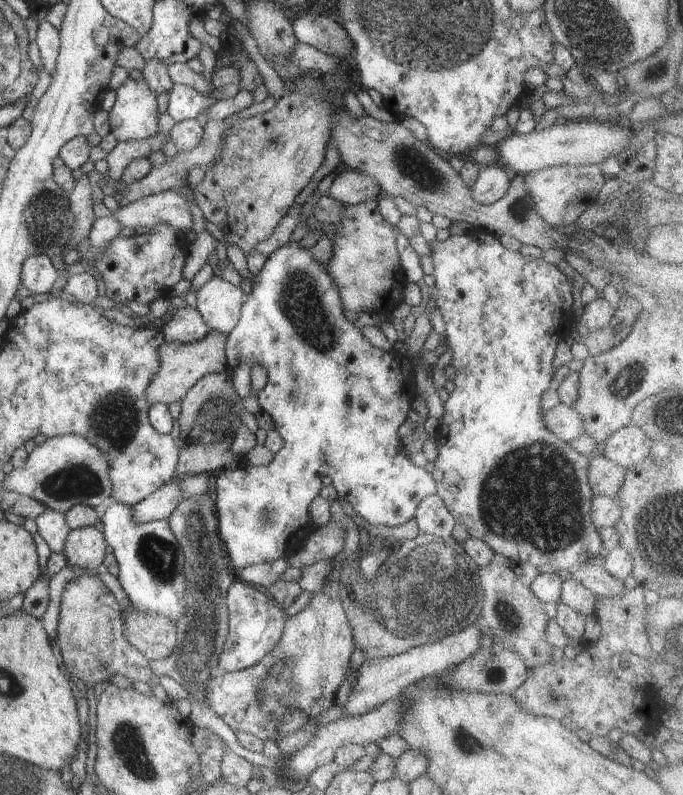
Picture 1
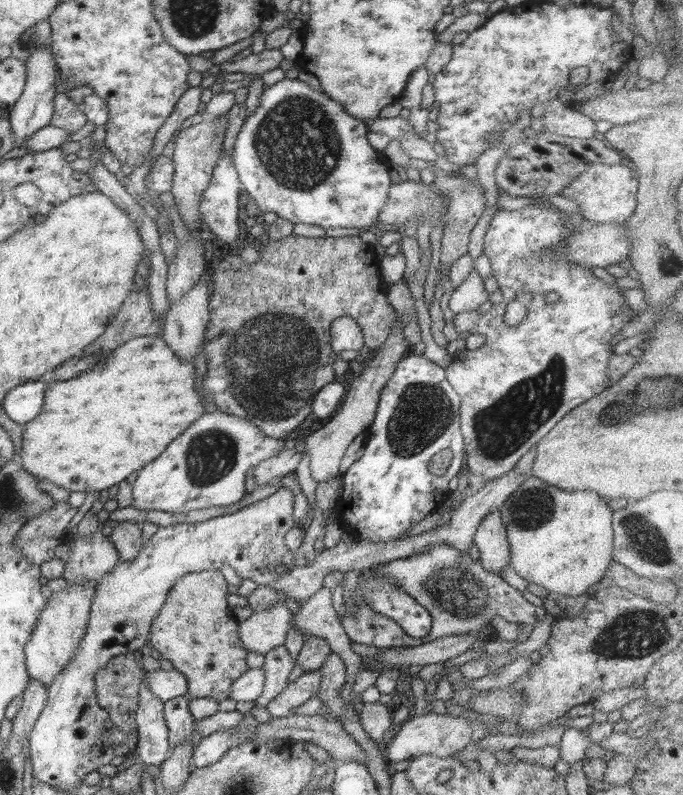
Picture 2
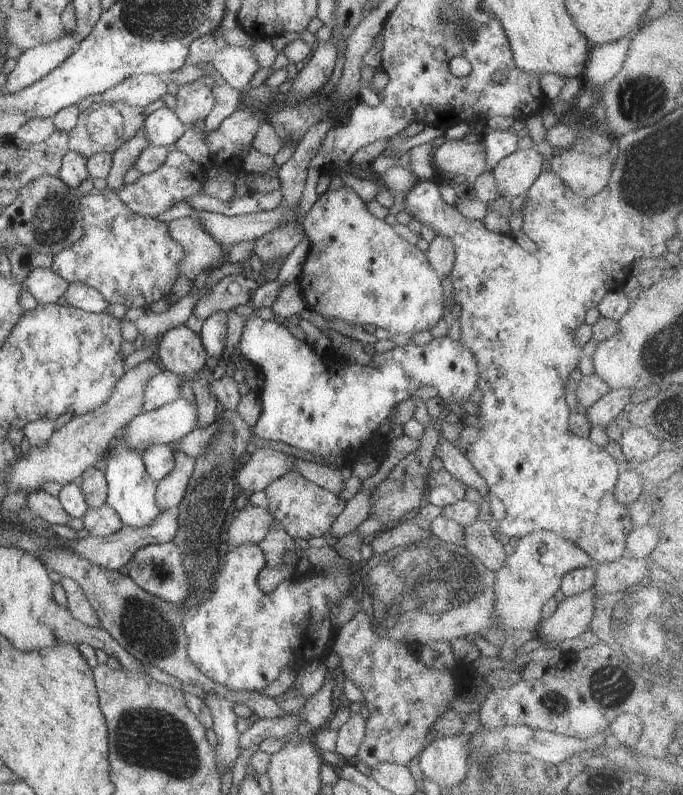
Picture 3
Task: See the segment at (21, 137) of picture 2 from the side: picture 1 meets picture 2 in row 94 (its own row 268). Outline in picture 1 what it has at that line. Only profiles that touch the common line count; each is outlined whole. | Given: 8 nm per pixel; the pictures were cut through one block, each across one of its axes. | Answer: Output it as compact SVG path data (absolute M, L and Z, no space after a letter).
M46 254L30 256L22 266L21 284L33 294L46 294L58 284L58 270Z

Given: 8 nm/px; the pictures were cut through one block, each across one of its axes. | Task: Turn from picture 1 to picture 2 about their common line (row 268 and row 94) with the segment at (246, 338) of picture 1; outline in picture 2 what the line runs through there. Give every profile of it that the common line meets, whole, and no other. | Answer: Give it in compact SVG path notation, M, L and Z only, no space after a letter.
M286 77L272 86L264 86L260 104L245 118L233 144L233 163L245 190L258 208L274 212L292 224L316 224L328 228L373 229L389 188L394 183L390 163L367 139L367 125L350 116L338 102L306 82Z

